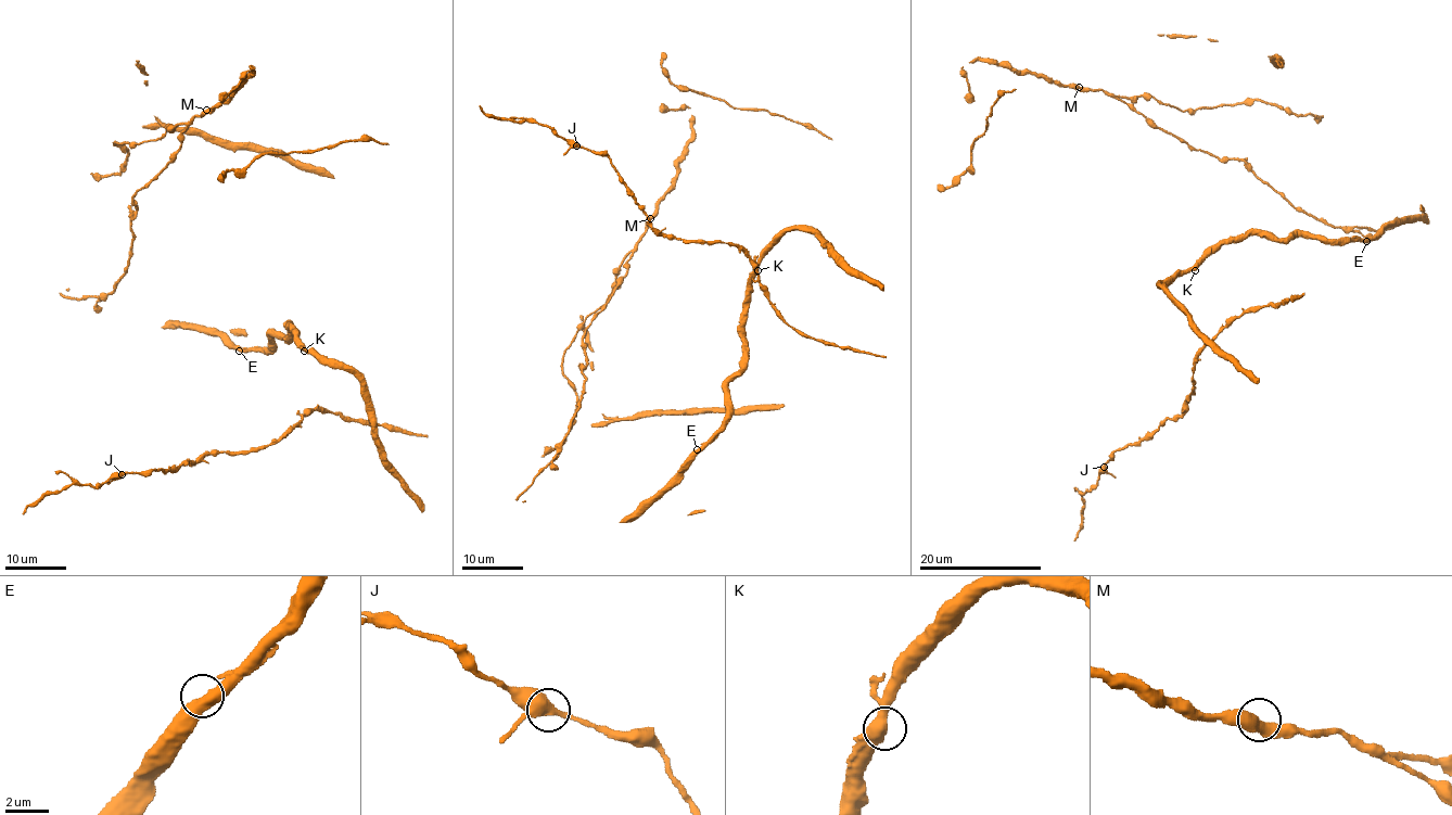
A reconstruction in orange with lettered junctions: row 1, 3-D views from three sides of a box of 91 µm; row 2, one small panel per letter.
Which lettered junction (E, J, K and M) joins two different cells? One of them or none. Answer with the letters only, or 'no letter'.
no letter

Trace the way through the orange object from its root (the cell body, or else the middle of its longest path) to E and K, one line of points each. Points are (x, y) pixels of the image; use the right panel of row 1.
E: (1428, 223), (1424, 218), (1406, 216), (1366, 241)
K: (1428, 223), (1403, 216), (1365, 239), (1338, 243), (1239, 234), (1195, 270)

